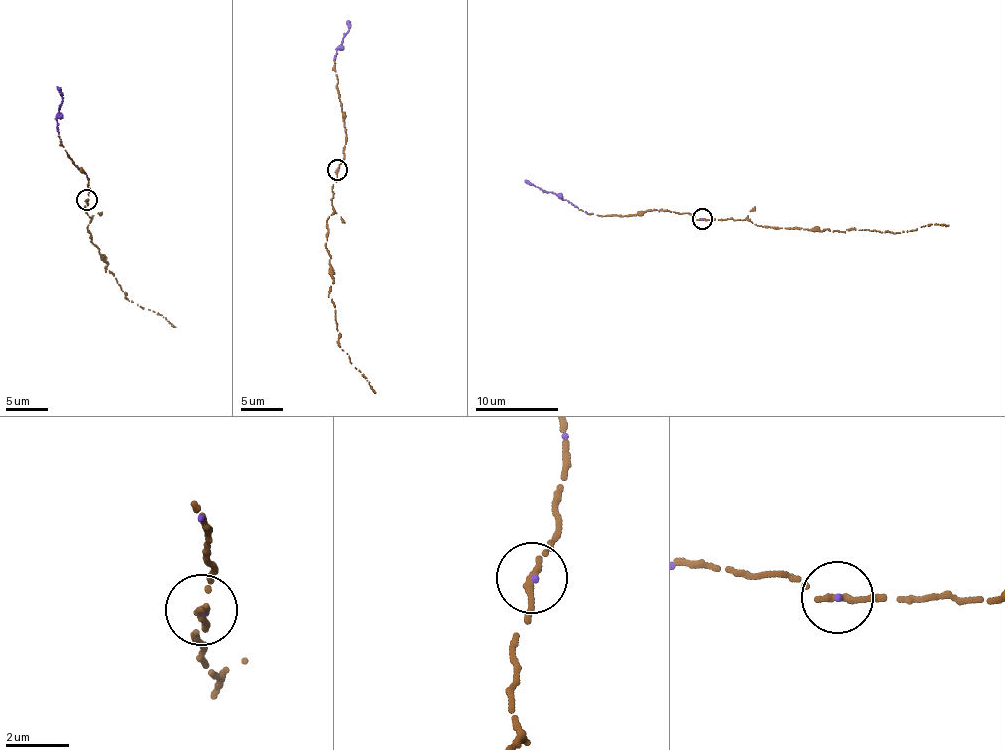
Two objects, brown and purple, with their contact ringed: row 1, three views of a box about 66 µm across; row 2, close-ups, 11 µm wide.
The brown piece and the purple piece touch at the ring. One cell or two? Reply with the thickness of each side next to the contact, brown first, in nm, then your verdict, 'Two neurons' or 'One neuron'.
Thickness 190 nm (brown) against 100 nm. One neuron

